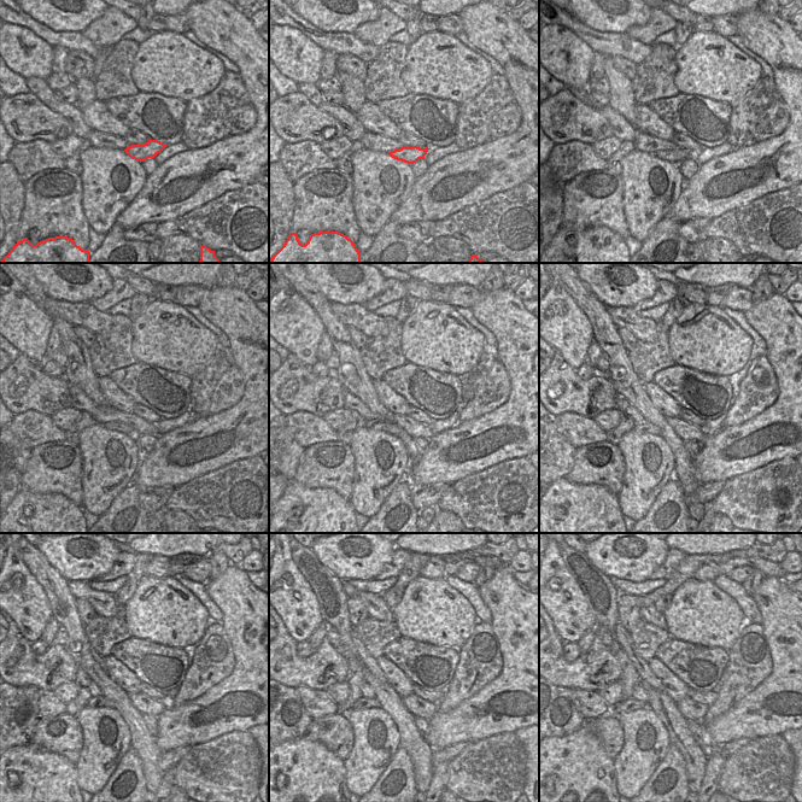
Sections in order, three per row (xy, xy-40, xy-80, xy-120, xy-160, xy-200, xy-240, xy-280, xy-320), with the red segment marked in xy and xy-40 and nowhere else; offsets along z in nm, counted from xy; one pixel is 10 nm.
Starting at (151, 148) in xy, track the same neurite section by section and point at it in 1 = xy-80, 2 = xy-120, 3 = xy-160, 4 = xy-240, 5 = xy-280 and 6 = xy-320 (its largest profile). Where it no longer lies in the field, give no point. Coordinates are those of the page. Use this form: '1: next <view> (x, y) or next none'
1: next xy-80 (677, 156)
2: next xy-120 (124, 428)
3: next xy-160 (388, 427)
4: next xy-240 (100, 701)
5: next xy-280 (362, 703)
6: next xy-320 (626, 706)

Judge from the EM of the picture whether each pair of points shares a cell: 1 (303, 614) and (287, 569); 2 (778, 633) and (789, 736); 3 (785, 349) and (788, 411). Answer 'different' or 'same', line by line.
1: same
2: different
3: same

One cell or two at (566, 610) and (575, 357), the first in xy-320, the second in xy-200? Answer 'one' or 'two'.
one

